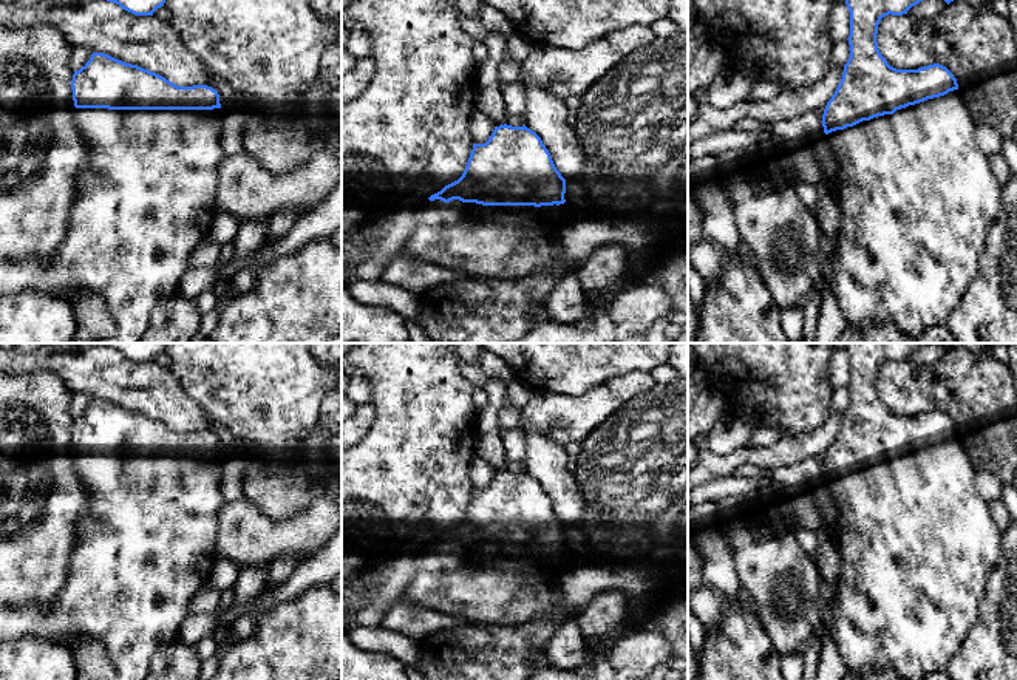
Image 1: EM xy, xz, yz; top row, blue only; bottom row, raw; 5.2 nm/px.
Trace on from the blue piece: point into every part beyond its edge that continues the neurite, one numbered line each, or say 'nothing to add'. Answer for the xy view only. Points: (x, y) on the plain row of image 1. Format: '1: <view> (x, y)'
1: xy (146, 541)

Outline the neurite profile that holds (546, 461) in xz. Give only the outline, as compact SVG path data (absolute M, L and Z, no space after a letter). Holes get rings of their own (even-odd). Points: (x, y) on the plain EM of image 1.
M524 431L524 437L526 473L541 484L564 525L581 524L583 498L573 473L567 468L566 447L535 431Z

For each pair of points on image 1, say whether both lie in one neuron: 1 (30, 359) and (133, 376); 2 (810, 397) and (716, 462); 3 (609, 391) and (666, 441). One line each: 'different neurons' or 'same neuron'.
1: same neuron
2: different neurons
3: different neurons

